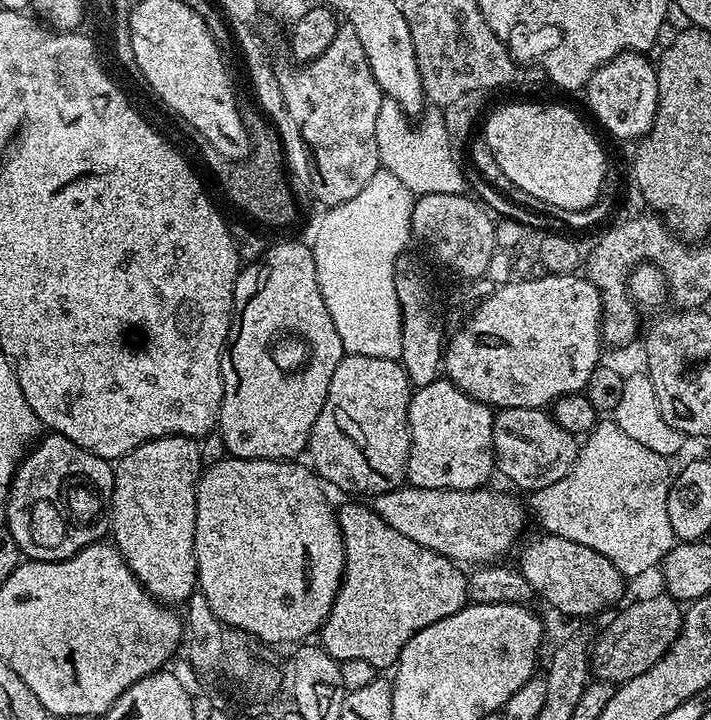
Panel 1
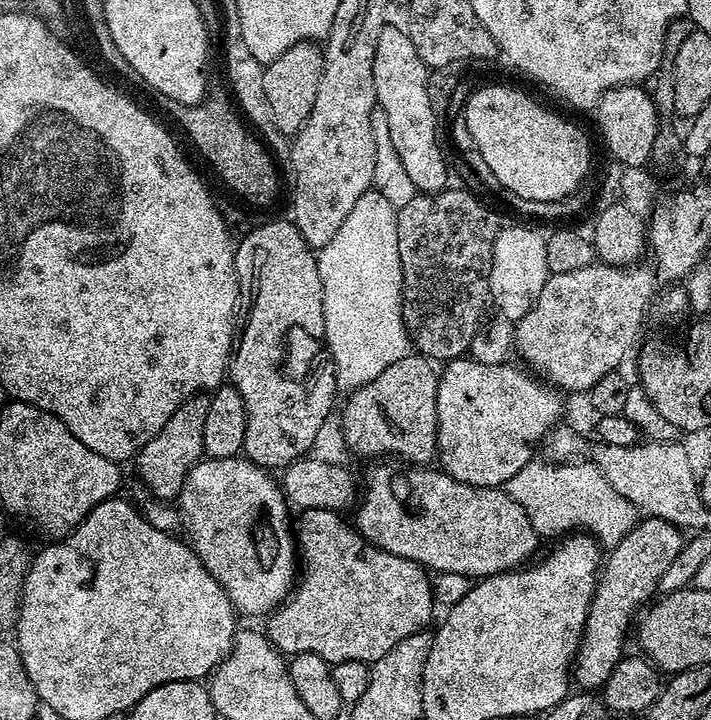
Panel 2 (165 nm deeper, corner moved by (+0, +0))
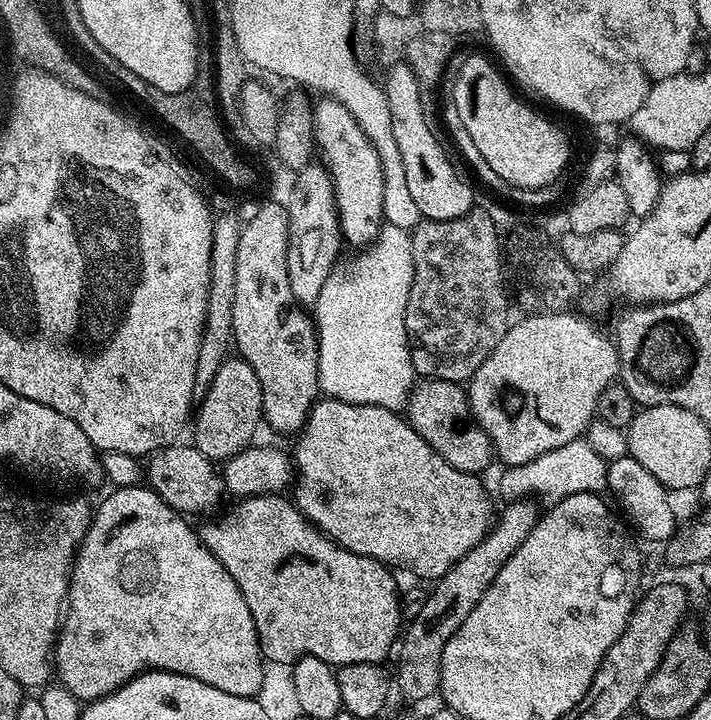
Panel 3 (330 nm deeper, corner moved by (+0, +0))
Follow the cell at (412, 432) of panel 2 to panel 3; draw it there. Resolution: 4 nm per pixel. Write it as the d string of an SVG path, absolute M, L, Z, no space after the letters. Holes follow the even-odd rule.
M421 379L408 393L406 419L442 459L454 466L454 470L480 474L488 463L493 463L490 438L472 419L468 411L467 391L460 384L449 380Z

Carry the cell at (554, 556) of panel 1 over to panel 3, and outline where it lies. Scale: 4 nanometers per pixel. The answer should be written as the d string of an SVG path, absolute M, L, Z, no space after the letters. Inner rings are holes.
M317 399L308 412L308 421L300 429L296 440L296 456L294 452L294 503L307 520L315 528L319 528L324 535L329 536L335 544L341 544L346 550L350 550L359 556L374 558L379 564L387 564L393 569L412 571L421 581L435 582L441 576L446 575L454 562L461 560L482 538L488 535L494 523L494 511L492 512L492 500L484 489L479 475L462 470L454 470L450 462L446 462L438 455L425 440L413 430L412 425L399 411L382 406L370 406L369 404L350 404L341 400Z

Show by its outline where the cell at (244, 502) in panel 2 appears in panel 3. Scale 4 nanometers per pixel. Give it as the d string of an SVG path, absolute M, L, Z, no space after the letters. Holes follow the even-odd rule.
M177 442L171 448L163 448L147 457L146 480L175 512L208 512L226 492L221 473L212 468L215 468L213 461L207 460L191 443Z

